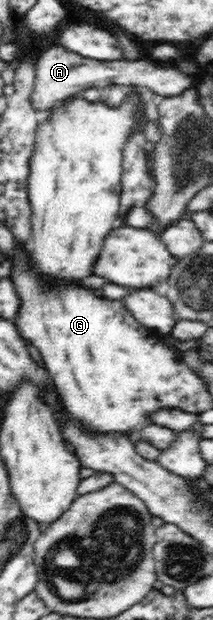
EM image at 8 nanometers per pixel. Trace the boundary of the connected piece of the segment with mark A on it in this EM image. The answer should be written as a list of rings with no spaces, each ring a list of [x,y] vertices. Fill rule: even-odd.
[[[51,46],[36,62],[36,77],[33,94],[30,97],[31,107],[35,111],[45,111],[54,107],[55,101],[64,101],[68,97],[80,95],[82,90],[89,88],[103,89],[109,85],[125,88],[145,87],[161,97],[175,97],[192,87],[192,76],[181,69],[181,65],[163,67],[151,61],[104,61],[90,59],[67,50],[63,46]]]

